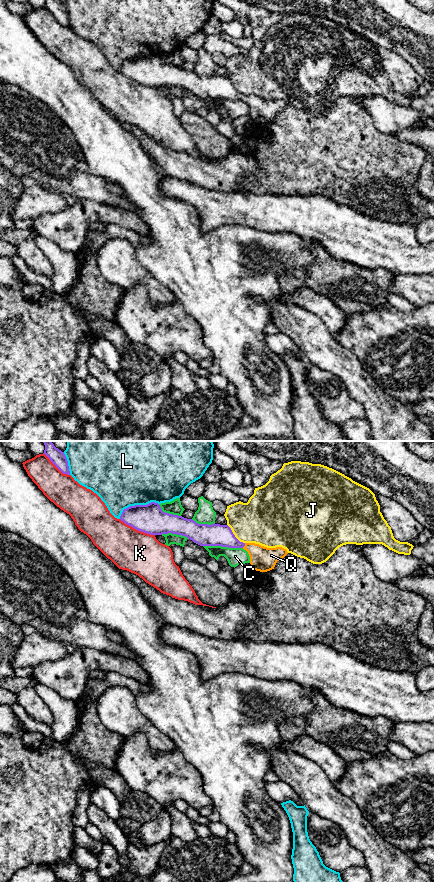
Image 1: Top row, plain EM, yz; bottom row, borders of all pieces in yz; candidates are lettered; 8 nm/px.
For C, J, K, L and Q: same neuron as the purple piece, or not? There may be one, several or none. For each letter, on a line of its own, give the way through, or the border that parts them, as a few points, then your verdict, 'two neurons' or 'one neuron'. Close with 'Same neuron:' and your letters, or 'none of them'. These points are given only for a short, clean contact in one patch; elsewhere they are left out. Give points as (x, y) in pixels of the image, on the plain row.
C: two neurons
J: along yz (227, 76), (232, 85), (244, 95) | two neurons
K: two neurons
L: two neurons
Q: across yz (215, 86), (244, 97), (252, 100), (263, 111) | one neuron
Same neuron: Q

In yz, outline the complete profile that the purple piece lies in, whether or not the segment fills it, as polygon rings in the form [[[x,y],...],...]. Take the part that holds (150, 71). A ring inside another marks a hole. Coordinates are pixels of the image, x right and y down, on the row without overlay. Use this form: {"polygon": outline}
{"polygon": [[[155,54],[124,61],[120,72],[150,87],[172,85],[185,88],[200,98],[243,100],[250,108],[253,121],[260,124],[274,121],[276,115],[288,106],[282,99],[267,100],[255,95],[240,94],[228,77],[198,76],[192,71],[165,65]]]}

